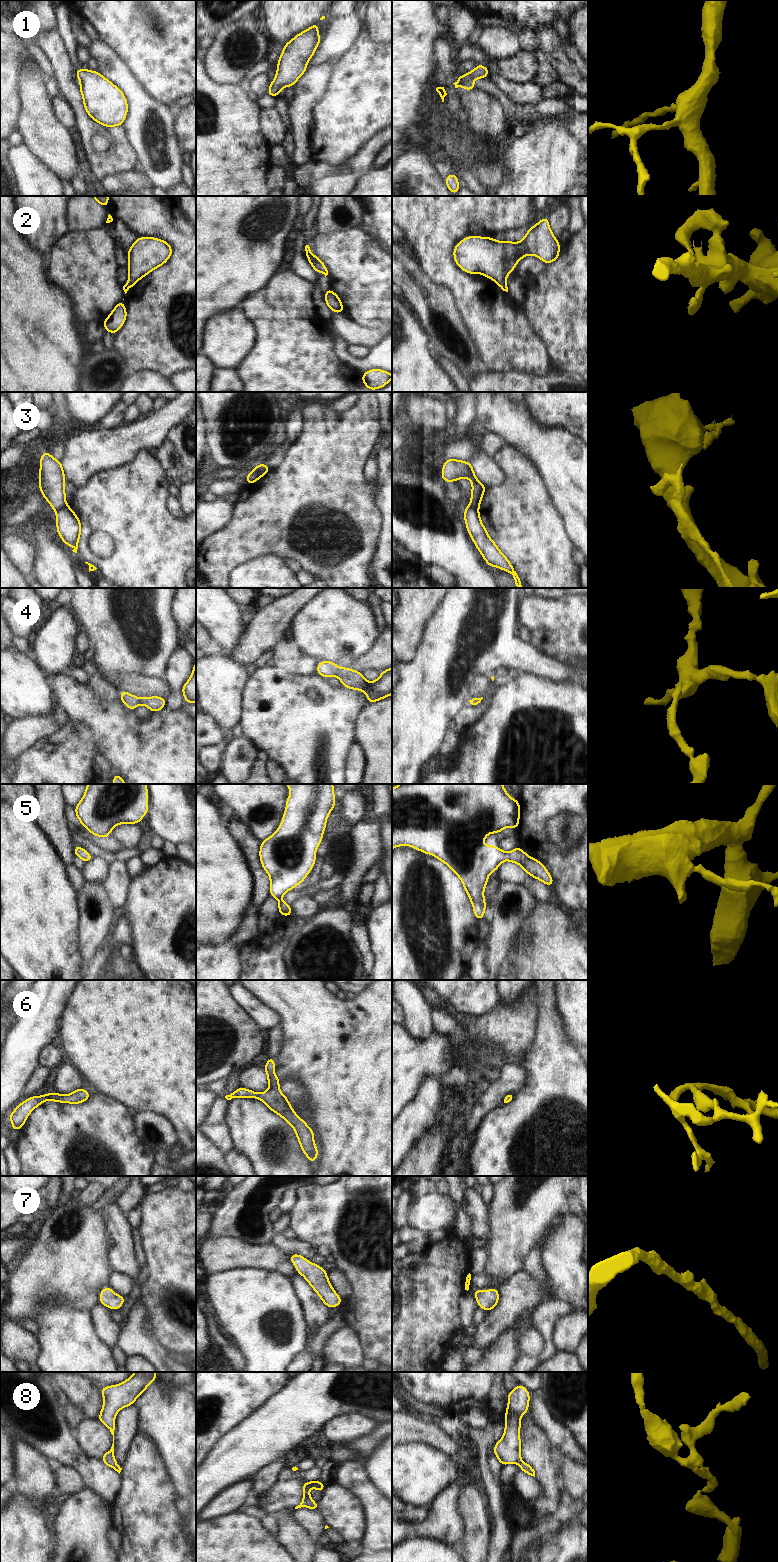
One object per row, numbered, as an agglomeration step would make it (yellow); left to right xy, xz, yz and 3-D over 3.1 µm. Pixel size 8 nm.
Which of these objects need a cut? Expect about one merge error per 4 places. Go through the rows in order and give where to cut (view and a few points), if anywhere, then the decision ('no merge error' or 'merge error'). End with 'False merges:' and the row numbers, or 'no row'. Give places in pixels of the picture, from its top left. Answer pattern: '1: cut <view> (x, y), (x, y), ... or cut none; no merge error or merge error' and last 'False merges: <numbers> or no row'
1: cut none; no merge error
2: cut none; no merge error
3: cut xy (67, 505), (56, 511); merge error
4: cut none; no merge error
5: cut none; no merge error
6: cut none; no merge error
7: cut none; no merge error
8: cut none; no merge error
False merges: 3

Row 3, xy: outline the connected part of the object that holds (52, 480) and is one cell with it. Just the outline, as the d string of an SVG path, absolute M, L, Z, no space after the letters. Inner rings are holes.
M44 452L40 458L39 490L53 510L66 508L65 474L61 461L53 458L51 453Z

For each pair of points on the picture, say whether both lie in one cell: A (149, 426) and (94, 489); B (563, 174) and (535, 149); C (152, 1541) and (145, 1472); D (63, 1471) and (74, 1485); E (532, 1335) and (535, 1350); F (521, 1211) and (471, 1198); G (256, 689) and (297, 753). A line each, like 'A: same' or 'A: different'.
A: different
B: same
C: same
D: same
E: same
F: different
G: same

